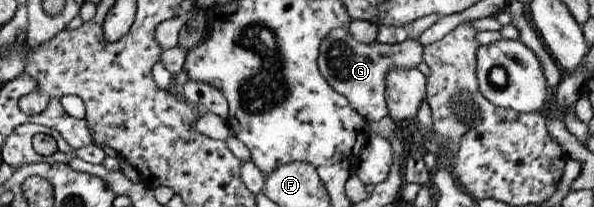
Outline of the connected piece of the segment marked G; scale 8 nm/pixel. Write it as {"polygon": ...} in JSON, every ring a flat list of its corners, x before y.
{"polygon":[[333,28,321,39,316,64,327,84,347,99,351,108,369,123,387,116,384,97,384,76,390,68,416,68,423,61,423,48,419,41,405,39,397,44,373,42,365,44,355,40,343,28]]}

